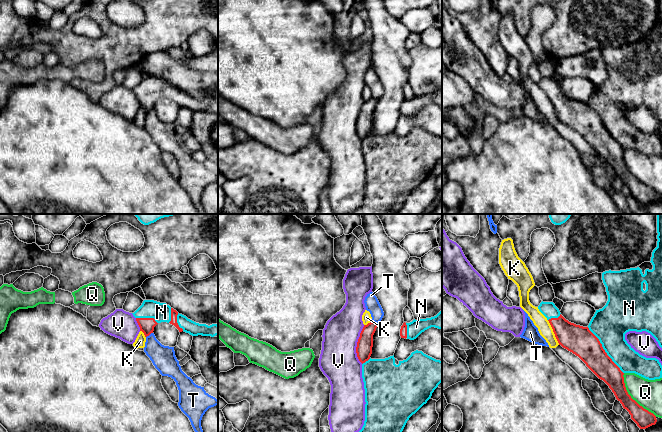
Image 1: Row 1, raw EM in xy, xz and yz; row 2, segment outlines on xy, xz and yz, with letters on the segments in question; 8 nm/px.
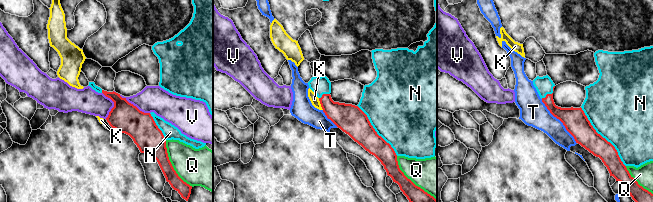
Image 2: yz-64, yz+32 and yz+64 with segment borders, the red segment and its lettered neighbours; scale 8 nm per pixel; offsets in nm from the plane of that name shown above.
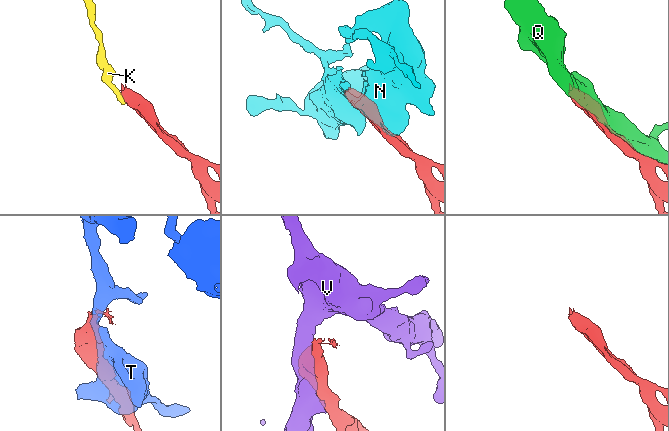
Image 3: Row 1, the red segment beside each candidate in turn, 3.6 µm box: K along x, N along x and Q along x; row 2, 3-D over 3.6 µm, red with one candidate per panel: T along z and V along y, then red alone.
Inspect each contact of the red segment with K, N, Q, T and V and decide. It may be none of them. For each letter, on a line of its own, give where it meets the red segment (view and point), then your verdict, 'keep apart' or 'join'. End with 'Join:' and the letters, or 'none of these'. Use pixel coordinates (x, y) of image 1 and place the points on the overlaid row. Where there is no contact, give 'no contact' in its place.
K: contact yz (553, 331); keep apart
N: contact yz (604, 350); join
Q: contact yz (631, 398); keep apart
T: contact xy (149, 334); keep apart
V: contact xz (357, 344); keep apart
Join: N

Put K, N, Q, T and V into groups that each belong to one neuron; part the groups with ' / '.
K / N / Q / T / V

